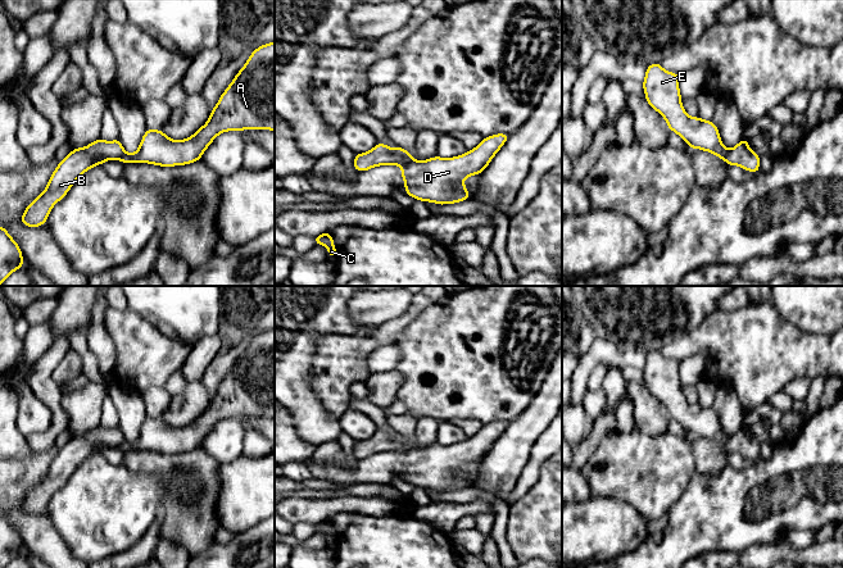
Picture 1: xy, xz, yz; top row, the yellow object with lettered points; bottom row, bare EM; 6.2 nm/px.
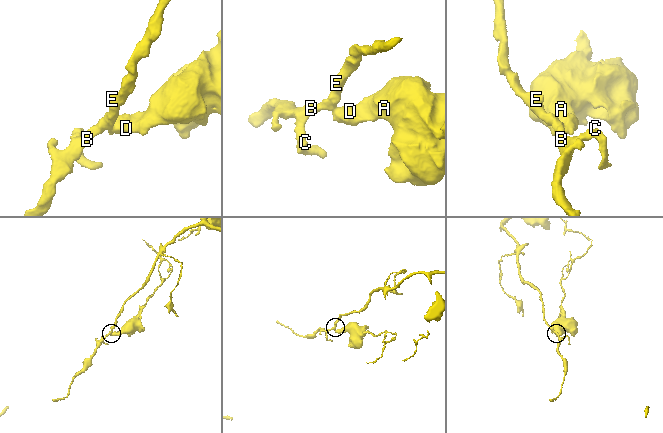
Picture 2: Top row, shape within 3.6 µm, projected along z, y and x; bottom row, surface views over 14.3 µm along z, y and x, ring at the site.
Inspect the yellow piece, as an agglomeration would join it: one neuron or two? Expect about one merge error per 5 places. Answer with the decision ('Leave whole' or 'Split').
Split

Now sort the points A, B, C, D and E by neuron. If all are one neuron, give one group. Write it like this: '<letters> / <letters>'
A D / B C E

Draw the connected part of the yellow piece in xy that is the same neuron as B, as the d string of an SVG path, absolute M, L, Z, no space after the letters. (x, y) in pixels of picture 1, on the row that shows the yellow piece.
M98 138L86 147L73 149L59 162L51 173L46 188L31 201L22 214L21 223L26 227L41 227L46 223L53 206L72 188L74 182L95 165L106 160L121 160L126 154L119 138L105 141Z

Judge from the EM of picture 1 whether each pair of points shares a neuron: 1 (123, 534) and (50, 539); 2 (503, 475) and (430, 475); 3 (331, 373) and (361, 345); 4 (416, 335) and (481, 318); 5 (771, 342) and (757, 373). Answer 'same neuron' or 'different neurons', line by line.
1: different neurons
2: different neurons
3: same neuron
4: same neuron
5: same neuron

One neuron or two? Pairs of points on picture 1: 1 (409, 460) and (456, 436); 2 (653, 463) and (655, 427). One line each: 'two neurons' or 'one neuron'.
1: two neurons
2: two neurons

